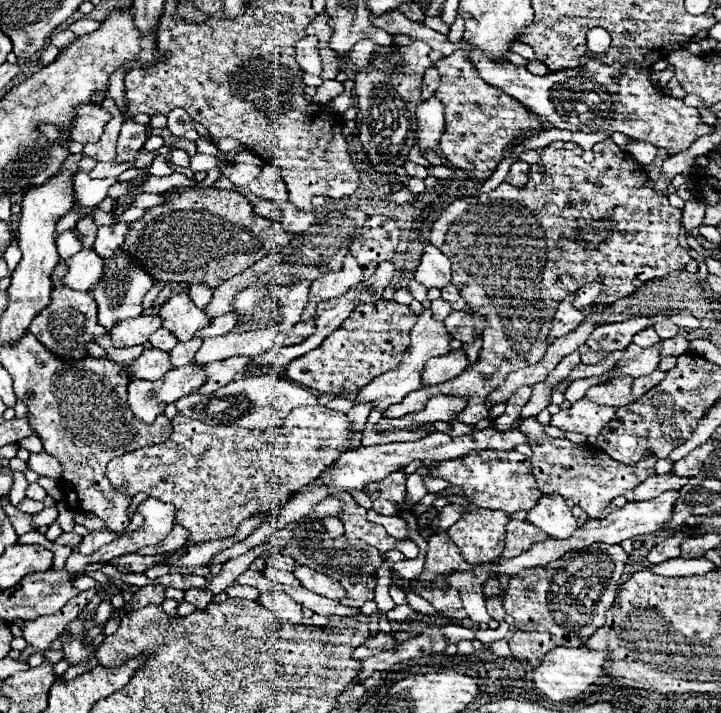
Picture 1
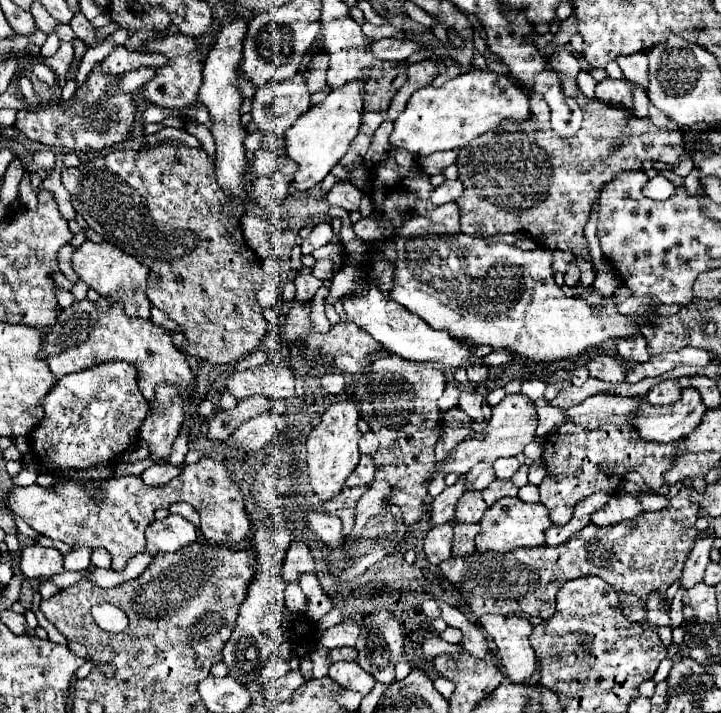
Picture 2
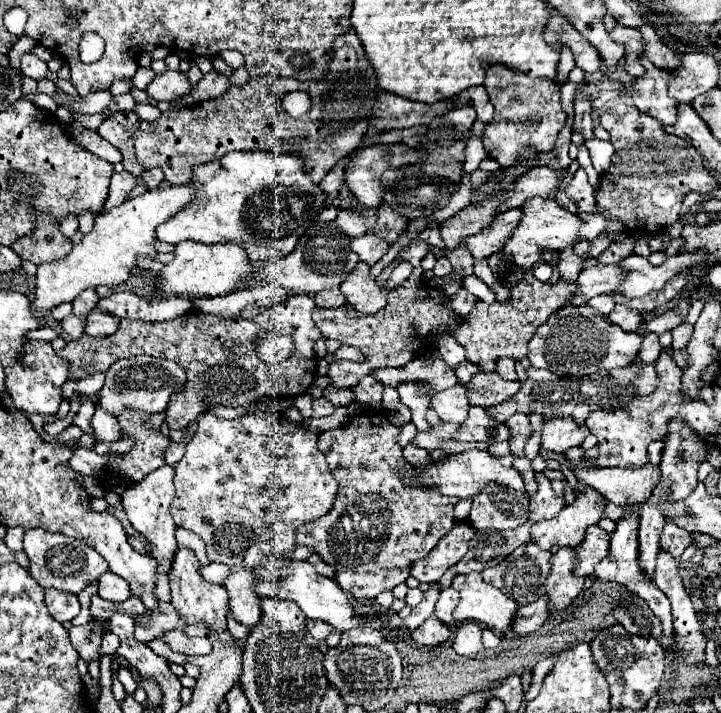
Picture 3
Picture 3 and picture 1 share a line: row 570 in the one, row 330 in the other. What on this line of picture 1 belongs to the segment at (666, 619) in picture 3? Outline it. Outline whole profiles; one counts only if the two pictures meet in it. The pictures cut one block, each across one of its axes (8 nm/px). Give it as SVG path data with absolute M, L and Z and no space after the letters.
M632 318L626 322L618 322L618 324L606 324L606 326L598 326L590 338L586 340L586 346L592 352L616 352L616 350L624 350L630 342L632 336L654 326L650 318Z

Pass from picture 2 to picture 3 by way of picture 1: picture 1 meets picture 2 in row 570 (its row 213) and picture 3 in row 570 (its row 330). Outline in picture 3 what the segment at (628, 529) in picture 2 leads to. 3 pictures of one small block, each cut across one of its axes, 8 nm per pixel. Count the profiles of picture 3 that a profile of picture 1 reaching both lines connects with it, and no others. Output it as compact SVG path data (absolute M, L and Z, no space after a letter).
M530 542L526 546L516 548L506 560L502 560L502 564L496 564L494 568L486 568L486 572L482 572L482 576L488 584L500 588L516 604L528 604L528 602L538 600L544 594L546 576L550 572L550 558L552 558L550 552L546 552L540 546L536 546L534 542Z

